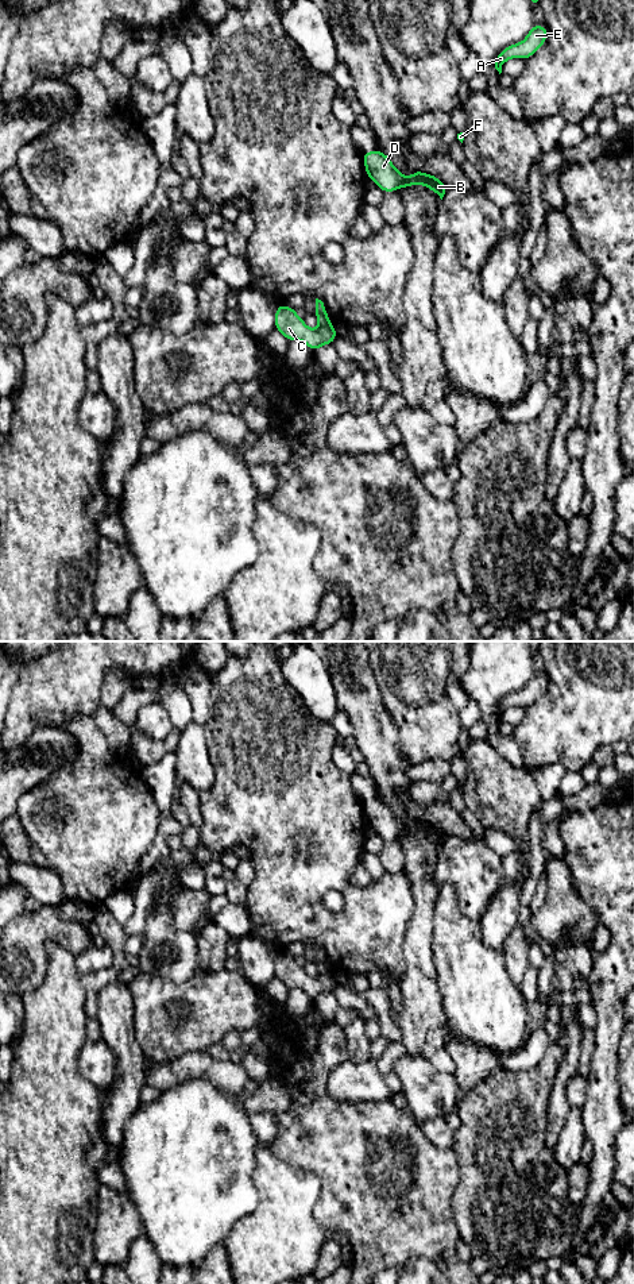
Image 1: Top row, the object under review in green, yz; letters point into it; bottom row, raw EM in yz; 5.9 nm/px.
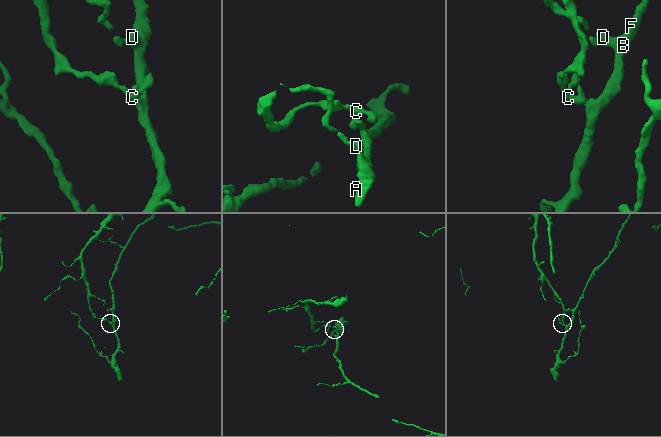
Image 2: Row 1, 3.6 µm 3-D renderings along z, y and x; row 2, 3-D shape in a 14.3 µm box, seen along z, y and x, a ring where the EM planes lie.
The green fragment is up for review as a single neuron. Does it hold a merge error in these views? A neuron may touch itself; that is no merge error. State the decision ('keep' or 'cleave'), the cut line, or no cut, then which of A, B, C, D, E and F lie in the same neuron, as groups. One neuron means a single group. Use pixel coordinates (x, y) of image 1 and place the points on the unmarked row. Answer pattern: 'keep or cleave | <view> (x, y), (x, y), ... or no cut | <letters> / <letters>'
cleave | yz (319, 972), (332, 975) | A B D E F / C

